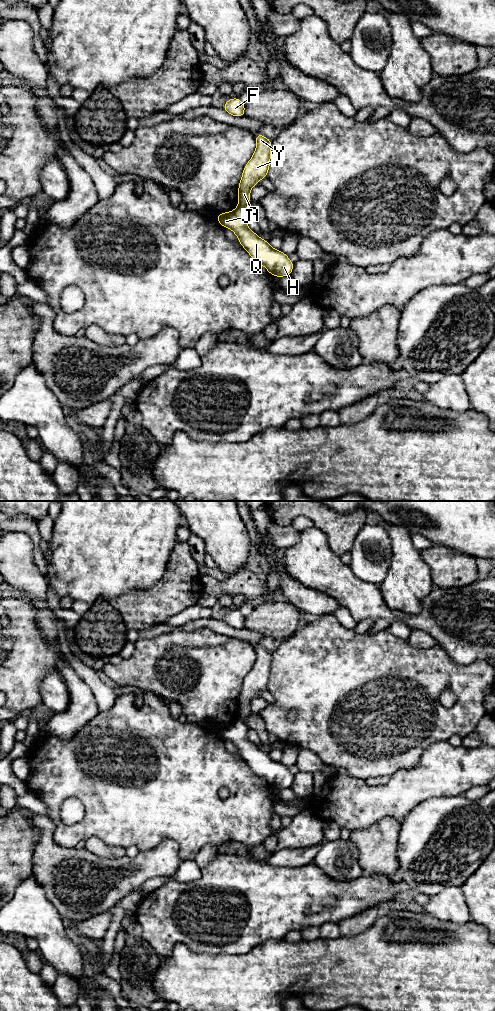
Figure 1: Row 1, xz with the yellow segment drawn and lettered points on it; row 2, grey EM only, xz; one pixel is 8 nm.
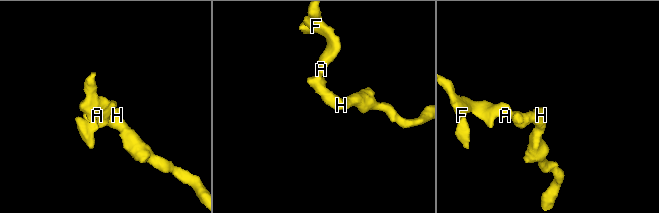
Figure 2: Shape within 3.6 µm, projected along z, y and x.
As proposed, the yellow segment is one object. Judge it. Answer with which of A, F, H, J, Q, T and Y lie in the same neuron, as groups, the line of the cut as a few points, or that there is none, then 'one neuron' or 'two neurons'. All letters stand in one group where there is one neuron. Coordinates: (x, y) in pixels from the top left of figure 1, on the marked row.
A F T Y / H J Q | xz (238, 206), (245, 210) | two neurons

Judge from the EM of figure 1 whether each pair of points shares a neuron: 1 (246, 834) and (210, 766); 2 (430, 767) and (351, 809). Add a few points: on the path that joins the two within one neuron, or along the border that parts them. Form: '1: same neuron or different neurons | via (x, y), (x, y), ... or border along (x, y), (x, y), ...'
1: same neuron | via (229, 817), (210, 798), (210, 783)
2: same neuron | via (410, 787), (394, 799), (371, 803)

